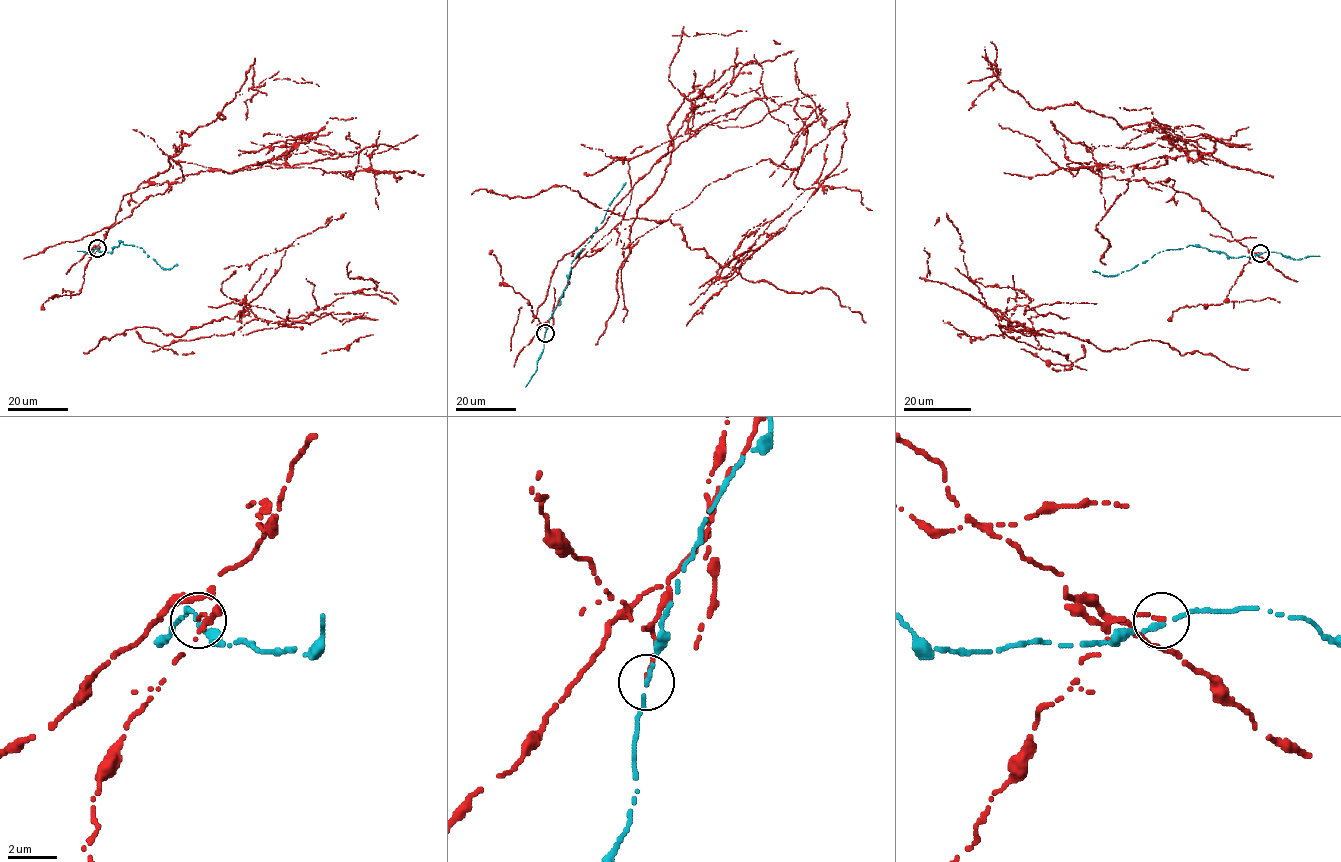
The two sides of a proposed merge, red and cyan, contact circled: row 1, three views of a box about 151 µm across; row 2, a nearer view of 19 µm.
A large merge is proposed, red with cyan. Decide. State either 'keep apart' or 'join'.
keep apart

